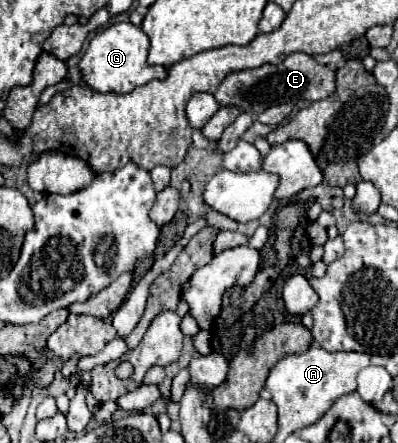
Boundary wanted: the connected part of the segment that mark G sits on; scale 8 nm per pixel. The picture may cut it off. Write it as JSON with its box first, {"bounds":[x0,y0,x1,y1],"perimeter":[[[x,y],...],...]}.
{"bounds":[81,22,167,94],"perimeter":[[[119,22],[109,26],[107,30],[99,32],[91,44],[85,56],[81,58],[81,72],[87,82],[97,92],[117,92],[127,94],[135,90],[137,86],[143,86],[151,80],[165,78],[167,68],[165,66],[149,66],[147,64],[147,52],[149,52],[149,36],[131,22]]]}

